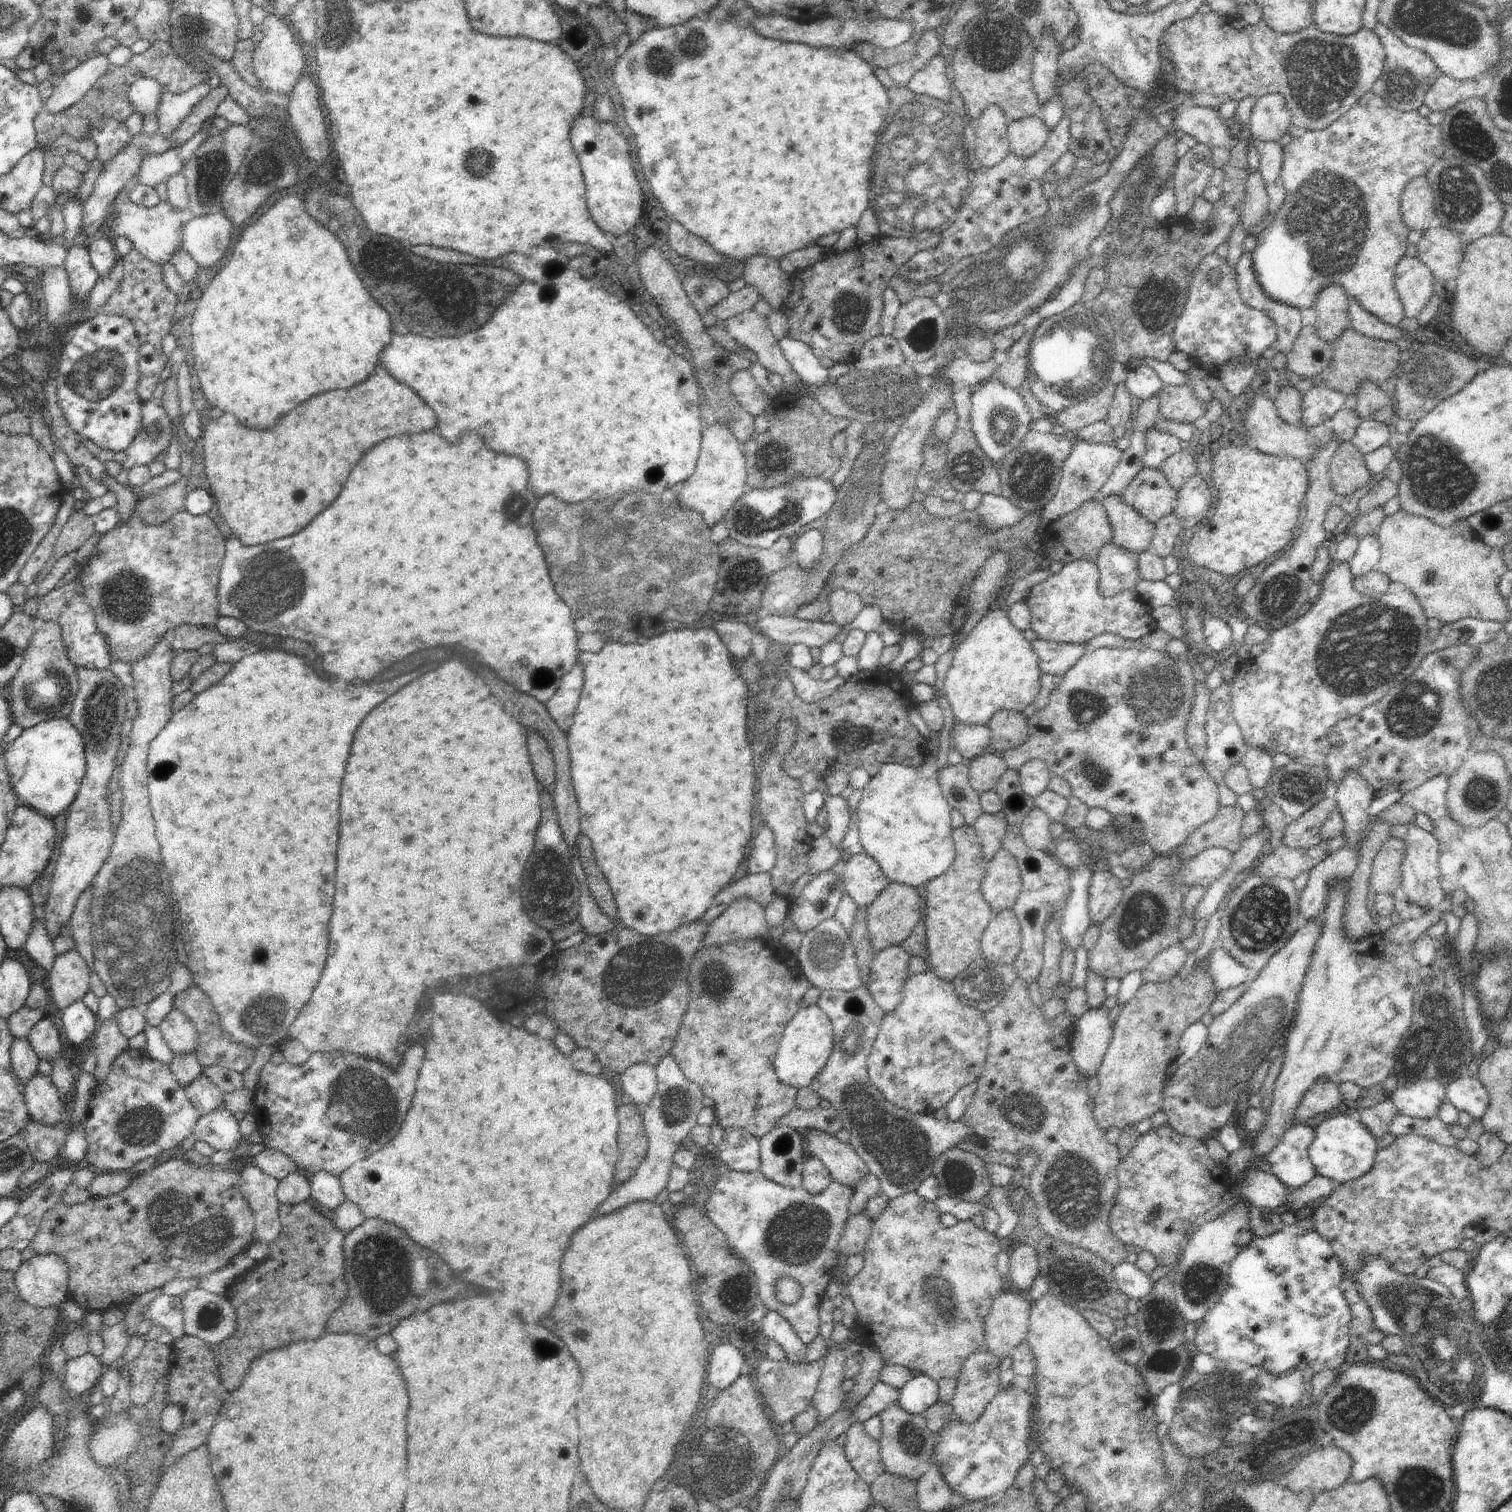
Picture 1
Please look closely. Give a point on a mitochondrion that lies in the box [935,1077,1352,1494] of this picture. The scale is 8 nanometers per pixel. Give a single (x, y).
(1075, 1184)

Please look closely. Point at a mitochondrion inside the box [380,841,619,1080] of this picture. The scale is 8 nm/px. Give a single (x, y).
(539, 898)

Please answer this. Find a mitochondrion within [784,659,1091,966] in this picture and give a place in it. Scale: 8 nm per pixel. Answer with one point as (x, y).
(851, 735)

